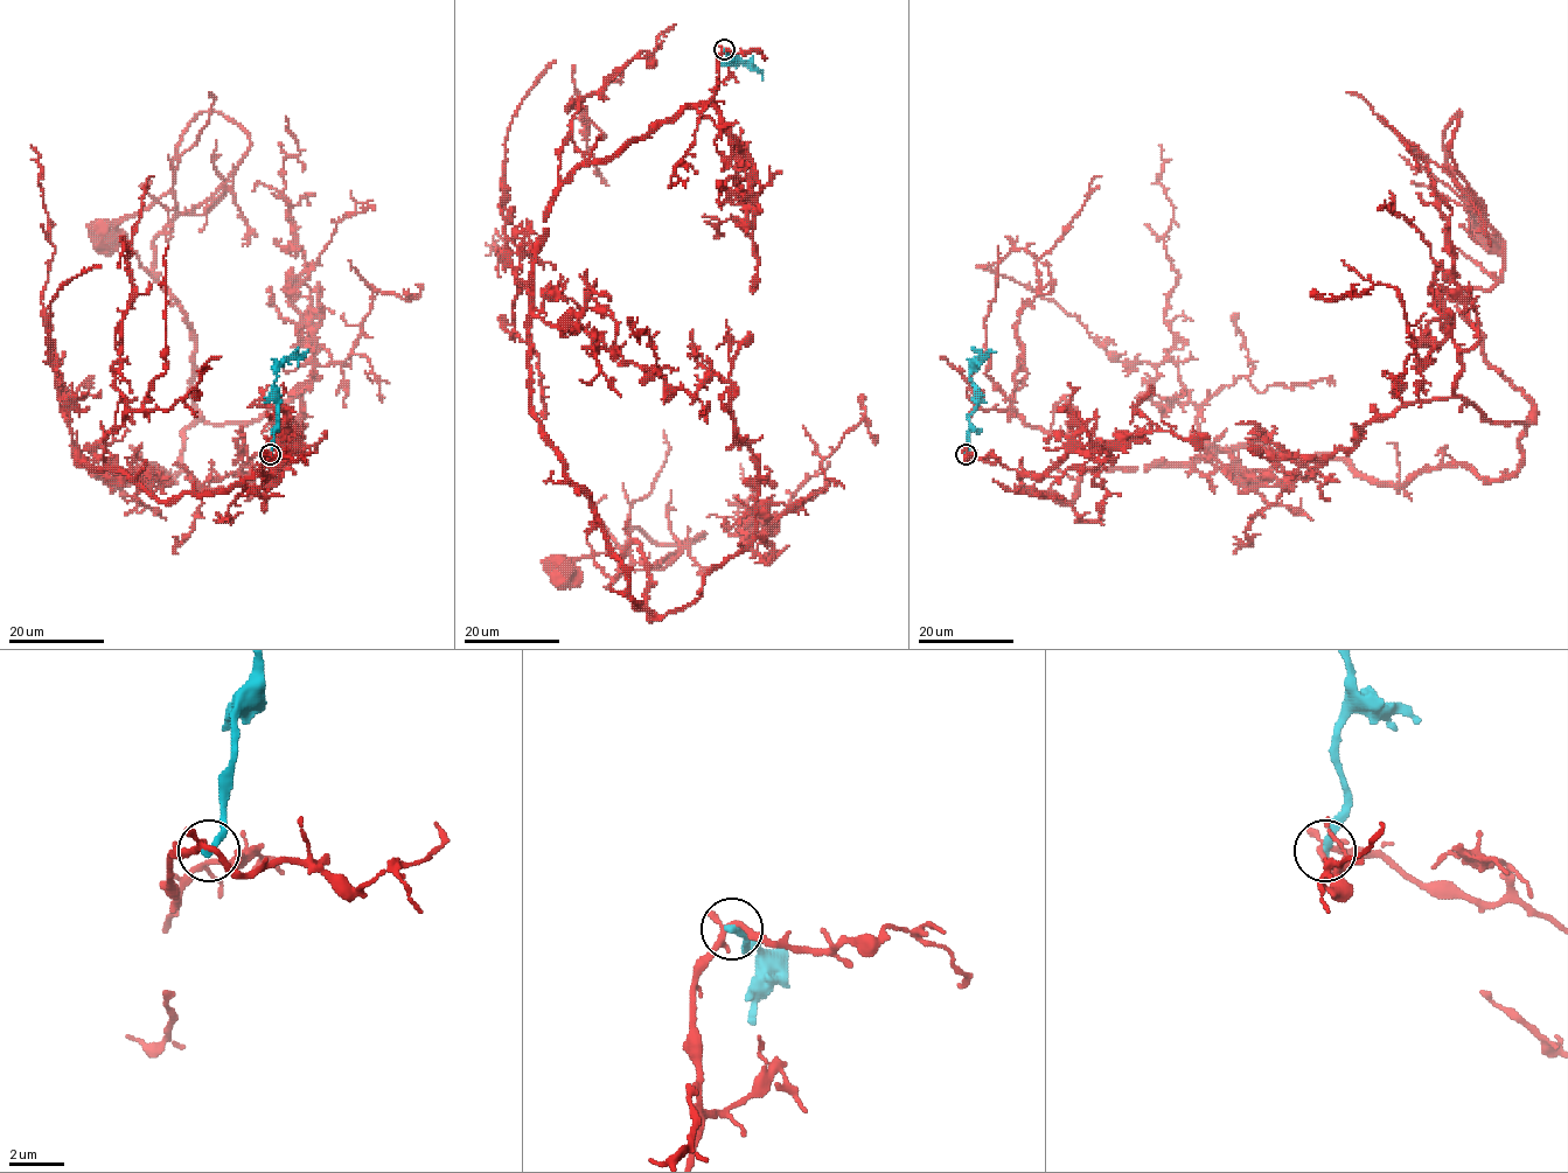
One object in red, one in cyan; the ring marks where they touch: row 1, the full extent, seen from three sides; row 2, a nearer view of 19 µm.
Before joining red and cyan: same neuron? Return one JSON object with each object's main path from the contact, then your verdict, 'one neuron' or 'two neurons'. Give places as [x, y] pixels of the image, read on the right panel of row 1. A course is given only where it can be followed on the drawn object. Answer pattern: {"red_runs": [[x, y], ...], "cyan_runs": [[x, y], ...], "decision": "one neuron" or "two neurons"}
{"red_runs": [[964, 454], [1065, 501], [1252, 446], [1510, 479], [1531, 402], [1457, 308], [1503, 267], [1460, 111], [1488, 241]], "cyan_runs": [[964, 454], [969, 414], [976, 405], [969, 371], [976, 361], [995, 351]], "decision": "two neurons"}

